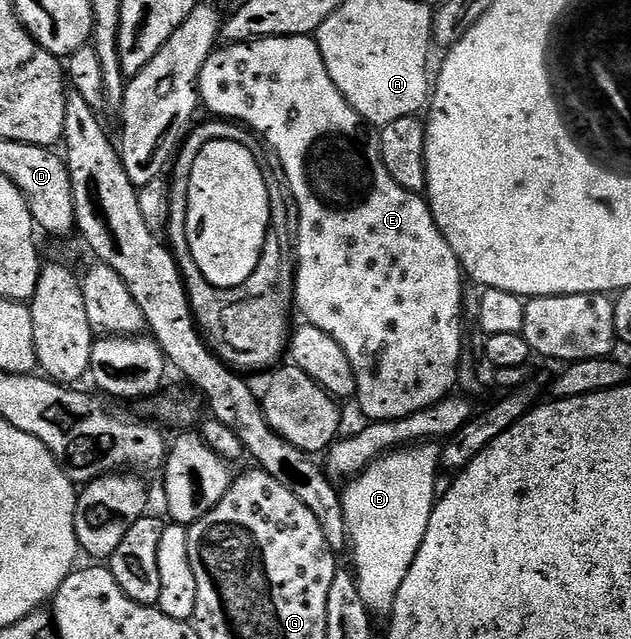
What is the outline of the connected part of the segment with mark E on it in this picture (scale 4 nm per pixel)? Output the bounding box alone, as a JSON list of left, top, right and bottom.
[199,36,465,422]

